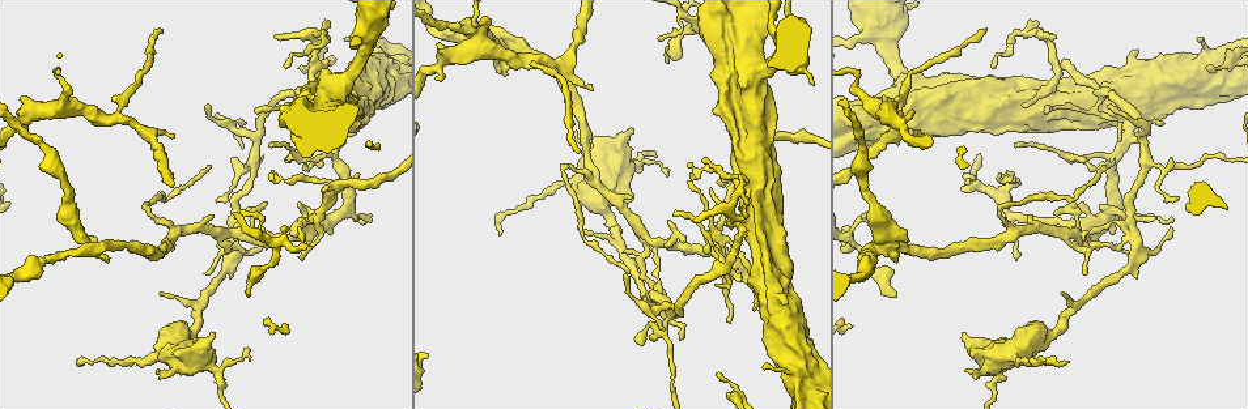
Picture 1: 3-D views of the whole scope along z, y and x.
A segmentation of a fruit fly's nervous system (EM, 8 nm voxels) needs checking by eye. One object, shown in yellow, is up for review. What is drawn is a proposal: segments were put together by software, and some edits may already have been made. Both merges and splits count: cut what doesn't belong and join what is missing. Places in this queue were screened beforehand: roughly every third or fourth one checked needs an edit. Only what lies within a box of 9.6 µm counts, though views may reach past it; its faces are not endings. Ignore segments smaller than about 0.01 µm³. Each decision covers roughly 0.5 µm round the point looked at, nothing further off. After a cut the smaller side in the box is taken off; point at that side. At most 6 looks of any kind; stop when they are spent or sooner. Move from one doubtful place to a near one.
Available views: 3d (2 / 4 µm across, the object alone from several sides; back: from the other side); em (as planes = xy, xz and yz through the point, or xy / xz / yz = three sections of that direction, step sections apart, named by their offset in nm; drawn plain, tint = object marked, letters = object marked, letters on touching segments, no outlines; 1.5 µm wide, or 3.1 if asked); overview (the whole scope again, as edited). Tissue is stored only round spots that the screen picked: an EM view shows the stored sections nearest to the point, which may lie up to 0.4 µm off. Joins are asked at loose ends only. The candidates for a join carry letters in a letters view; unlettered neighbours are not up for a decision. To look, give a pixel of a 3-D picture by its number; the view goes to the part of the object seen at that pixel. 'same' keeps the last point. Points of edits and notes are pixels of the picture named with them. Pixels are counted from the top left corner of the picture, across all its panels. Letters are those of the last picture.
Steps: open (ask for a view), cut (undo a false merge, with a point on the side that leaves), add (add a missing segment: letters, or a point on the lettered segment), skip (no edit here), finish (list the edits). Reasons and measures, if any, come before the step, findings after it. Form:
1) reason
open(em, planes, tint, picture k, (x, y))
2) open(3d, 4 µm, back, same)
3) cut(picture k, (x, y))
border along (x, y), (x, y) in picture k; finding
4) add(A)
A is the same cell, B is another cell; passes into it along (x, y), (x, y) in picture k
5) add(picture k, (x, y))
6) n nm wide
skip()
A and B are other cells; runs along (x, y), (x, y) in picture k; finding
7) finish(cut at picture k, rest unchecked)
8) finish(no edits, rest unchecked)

thick turns thin
open(3d, 4 µm, picture 1, (70, 191))

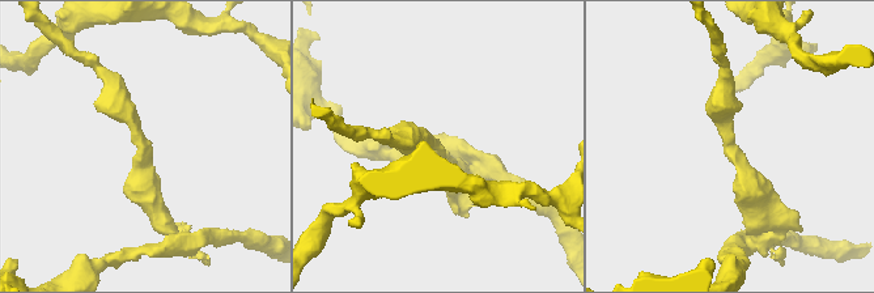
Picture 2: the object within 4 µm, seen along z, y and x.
arms of 320, 340 nm
open(em, yz, step 4, tint, picture 2, (141, 150))

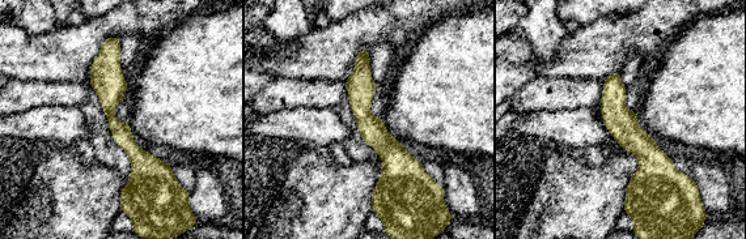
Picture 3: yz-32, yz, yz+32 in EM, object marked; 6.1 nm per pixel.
open(em, yz, step 4, letters, same)

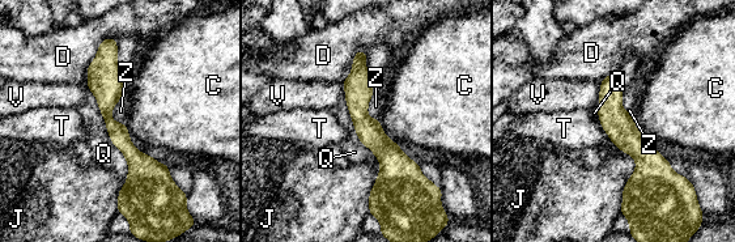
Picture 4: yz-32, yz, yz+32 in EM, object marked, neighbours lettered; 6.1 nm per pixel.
130 nm wide
skip()
C, D, J, Q, T, V and Z are other cells; runs along (105, 43), (106, 115), (135, 158), (127, 198) in picture 4; one neuron here

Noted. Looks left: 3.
sharp bend
open(3d, 4 µm, picture 1, (730, 212))

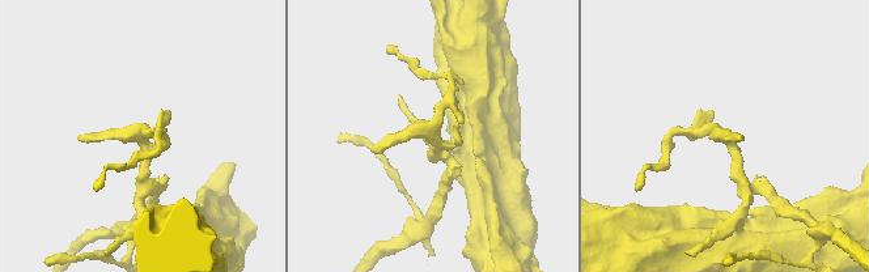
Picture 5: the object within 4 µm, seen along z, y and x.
open(em, xz, step 4, letters, picture 5, (430, 135))

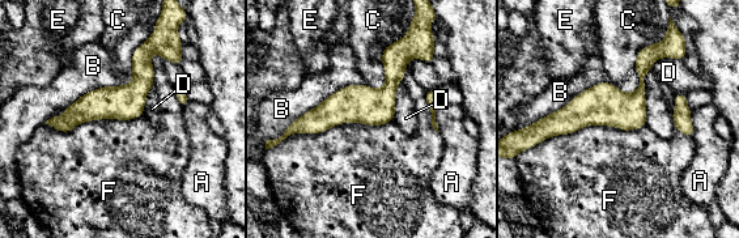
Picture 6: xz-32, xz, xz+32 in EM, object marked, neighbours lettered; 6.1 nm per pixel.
220 nm wide
skip()
A, B, C, D, E and F are other cells; continuous, no second neuron

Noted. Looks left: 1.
finish(no edits, rest unchecked)

